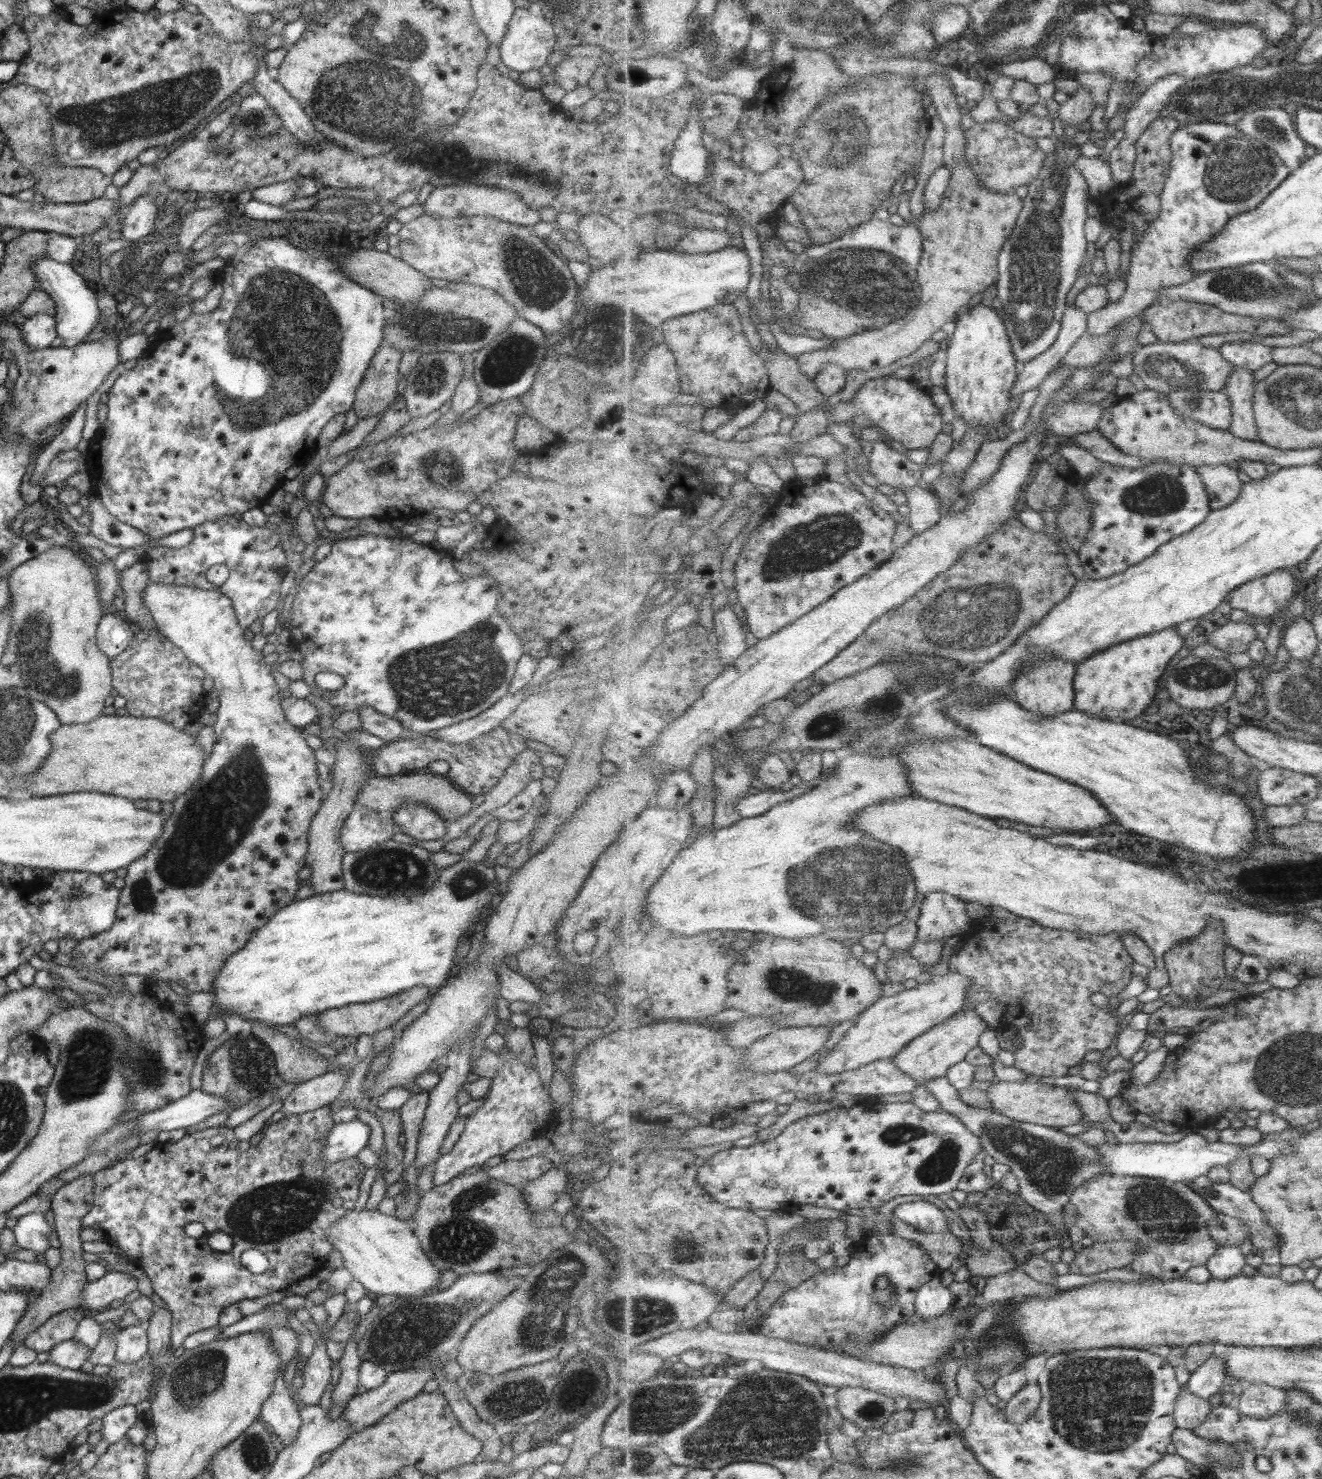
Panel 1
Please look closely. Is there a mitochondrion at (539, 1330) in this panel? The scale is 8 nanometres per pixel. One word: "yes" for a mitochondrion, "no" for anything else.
yes

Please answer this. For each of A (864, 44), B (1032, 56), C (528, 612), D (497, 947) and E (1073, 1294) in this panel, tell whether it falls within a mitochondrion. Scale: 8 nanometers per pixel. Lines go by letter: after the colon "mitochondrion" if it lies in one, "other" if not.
A: mitochondrion
B: other
C: other
D: other
E: other

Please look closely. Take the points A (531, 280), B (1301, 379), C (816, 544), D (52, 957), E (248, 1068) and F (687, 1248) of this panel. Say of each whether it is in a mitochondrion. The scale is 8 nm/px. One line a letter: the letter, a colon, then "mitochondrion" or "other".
A: mitochondrion
B: mitochondrion
C: mitochondrion
D: other
E: mitochondrion
F: mitochondrion

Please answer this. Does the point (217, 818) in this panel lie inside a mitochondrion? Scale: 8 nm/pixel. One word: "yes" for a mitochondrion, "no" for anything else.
yes

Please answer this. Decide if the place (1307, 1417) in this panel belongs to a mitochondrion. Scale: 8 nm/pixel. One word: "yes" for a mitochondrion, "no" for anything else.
yes

